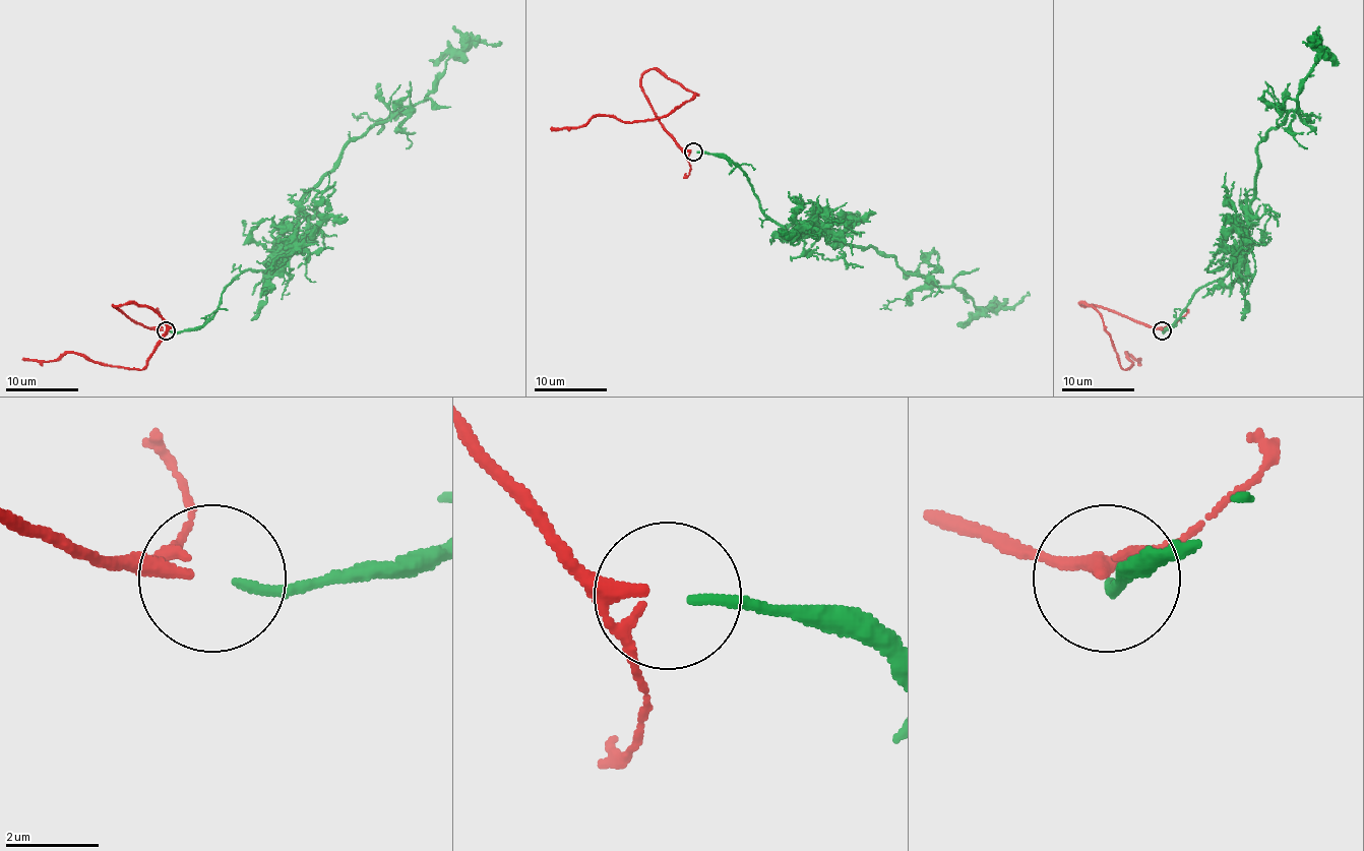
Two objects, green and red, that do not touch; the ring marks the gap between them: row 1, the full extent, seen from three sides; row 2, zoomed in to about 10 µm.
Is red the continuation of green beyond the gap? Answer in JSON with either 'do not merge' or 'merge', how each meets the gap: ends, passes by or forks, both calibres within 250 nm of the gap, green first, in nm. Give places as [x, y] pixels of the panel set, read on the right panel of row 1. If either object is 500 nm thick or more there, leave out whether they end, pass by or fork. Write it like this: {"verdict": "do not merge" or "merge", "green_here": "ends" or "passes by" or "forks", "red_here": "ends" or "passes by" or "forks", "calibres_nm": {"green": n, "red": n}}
{"verdict": "merge", "green_here": "ends", "red_here": "passes by", "calibres_nm": {"green": 200, "red": 220}}

